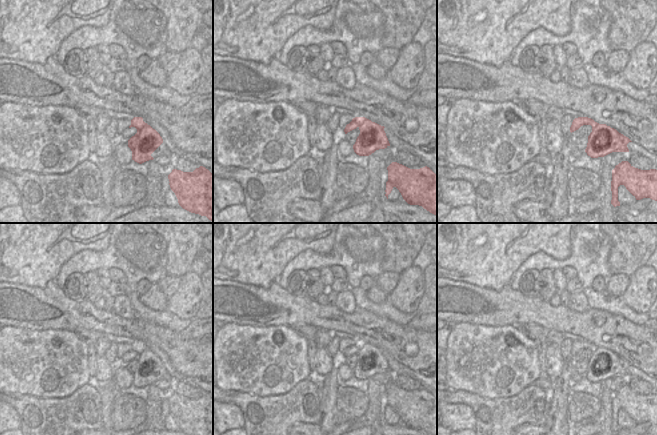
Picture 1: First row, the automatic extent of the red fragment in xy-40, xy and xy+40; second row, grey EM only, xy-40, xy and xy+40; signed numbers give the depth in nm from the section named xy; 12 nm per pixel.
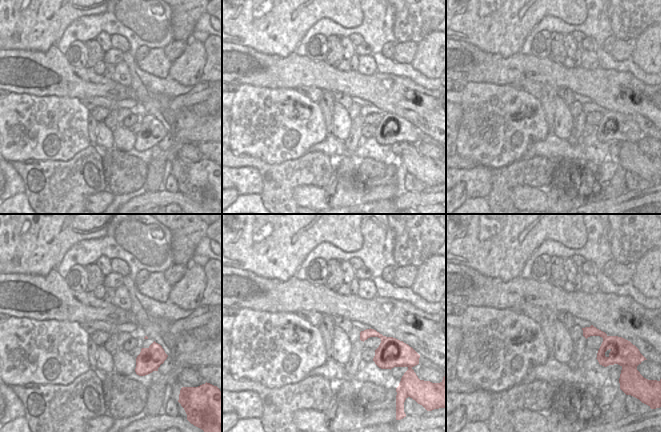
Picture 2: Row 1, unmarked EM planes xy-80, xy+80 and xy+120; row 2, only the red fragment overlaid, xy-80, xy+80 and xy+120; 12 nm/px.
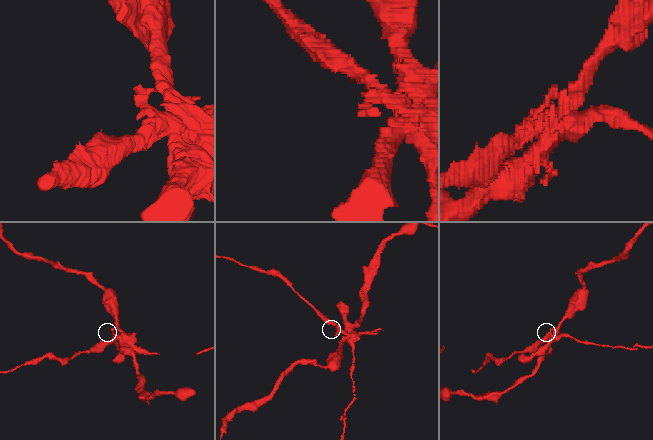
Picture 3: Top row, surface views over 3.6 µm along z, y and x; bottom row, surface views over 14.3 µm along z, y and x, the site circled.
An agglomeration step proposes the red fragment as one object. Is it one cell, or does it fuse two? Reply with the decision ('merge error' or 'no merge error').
merge error

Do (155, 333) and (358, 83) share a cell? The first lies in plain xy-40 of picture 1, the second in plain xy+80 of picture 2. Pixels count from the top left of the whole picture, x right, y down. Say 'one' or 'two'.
one

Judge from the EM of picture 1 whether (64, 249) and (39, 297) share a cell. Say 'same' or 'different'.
different

